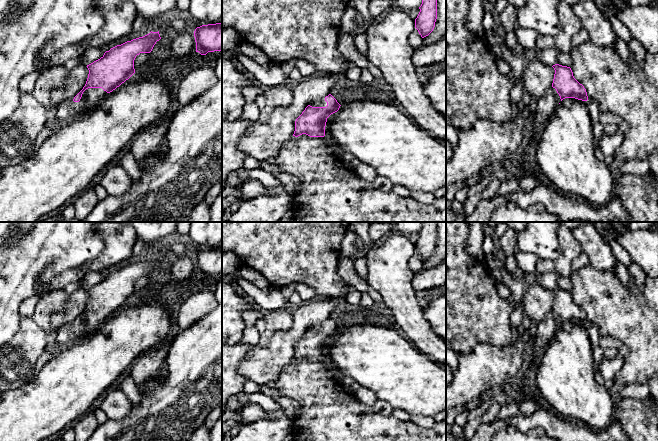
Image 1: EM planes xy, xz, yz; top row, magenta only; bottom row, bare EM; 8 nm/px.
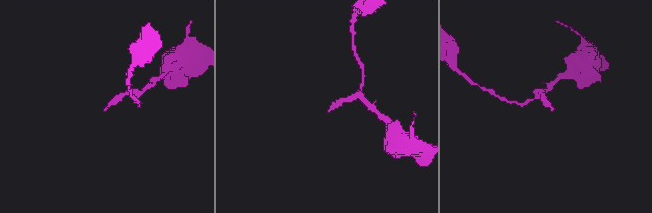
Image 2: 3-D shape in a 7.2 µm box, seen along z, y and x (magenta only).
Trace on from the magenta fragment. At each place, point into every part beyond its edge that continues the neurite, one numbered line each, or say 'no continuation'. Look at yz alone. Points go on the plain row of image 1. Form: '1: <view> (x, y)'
1: yz (546, 329)

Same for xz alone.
1: xz (316, 327)

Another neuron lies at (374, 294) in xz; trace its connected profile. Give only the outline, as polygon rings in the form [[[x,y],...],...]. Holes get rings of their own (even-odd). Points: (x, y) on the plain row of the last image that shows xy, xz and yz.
[[[369,286],[367,289],[367,293],[375,301],[375,303],[383,301],[383,297],[381,296],[381,294],[373,287]]]

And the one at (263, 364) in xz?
[[[346,295],[335,298],[309,300],[293,313],[293,325],[289,330],[273,334],[266,346],[255,345],[239,365],[237,372],[258,385],[276,382],[282,369],[294,358],[295,345],[314,324],[330,318],[331,313]]]

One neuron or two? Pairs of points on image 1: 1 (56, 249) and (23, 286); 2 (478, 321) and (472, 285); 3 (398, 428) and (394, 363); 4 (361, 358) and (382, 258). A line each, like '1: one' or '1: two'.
1: one
2: one
3: two
4: two

